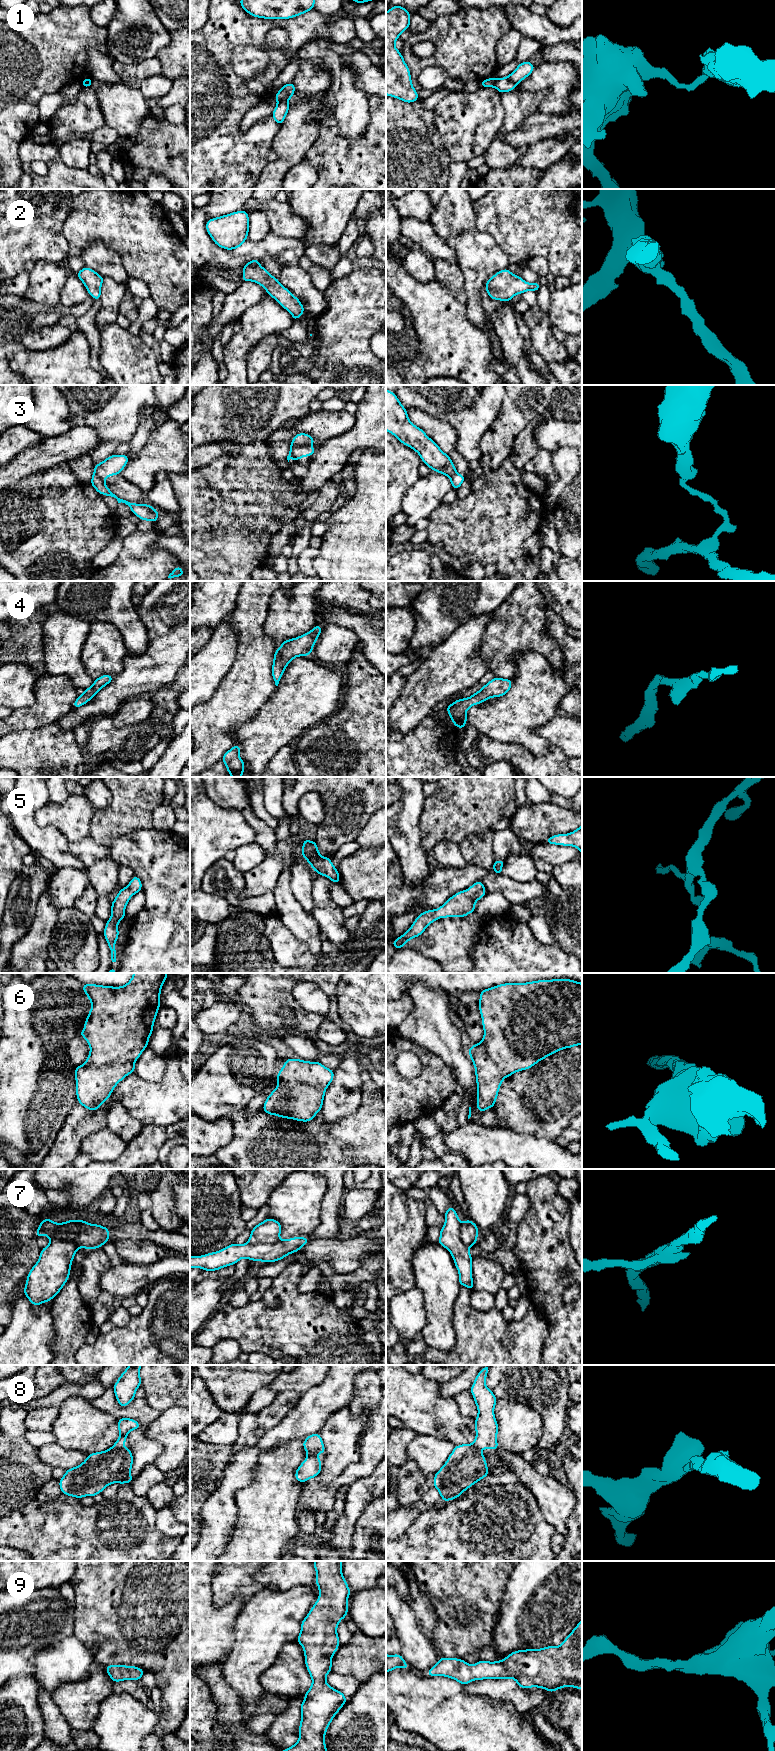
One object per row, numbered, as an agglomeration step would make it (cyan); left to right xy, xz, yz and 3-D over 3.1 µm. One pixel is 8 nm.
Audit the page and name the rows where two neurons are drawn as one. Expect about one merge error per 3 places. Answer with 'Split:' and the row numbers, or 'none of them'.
Split: 1, 3, 7

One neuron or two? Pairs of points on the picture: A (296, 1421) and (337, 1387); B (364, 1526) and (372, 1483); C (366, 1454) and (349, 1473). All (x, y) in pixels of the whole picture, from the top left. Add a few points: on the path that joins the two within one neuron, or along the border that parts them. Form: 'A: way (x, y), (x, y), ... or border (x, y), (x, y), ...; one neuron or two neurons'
A: way (306, 1416), (327, 1397); one neuron
B: border (375, 1498), (357, 1519), (355, 1525); two neurons
C: way (366, 1460), (355, 1470); one neuron

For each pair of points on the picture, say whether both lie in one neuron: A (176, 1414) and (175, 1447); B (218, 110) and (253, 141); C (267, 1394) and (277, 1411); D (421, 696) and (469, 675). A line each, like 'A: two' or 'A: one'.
A: one
B: one
C: two
D: one

